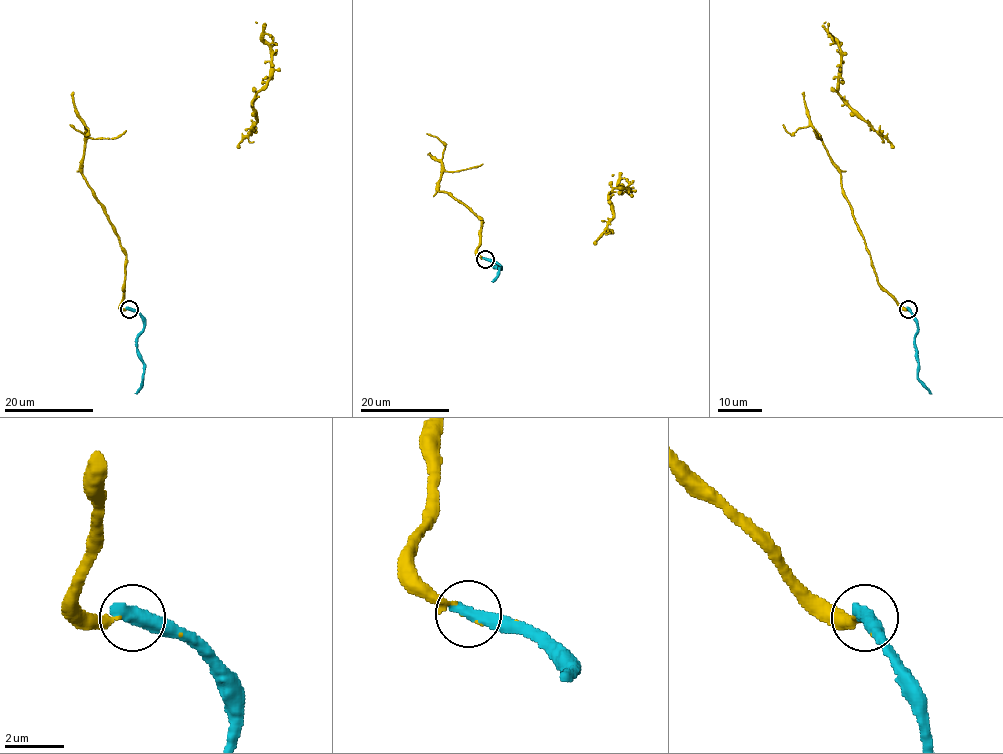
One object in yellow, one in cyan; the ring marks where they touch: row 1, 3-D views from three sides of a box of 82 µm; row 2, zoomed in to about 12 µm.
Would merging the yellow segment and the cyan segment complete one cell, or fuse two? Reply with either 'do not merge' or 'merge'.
merge

